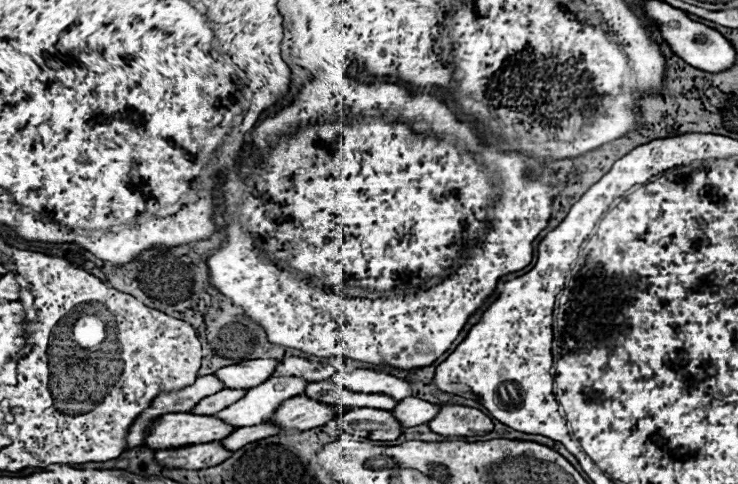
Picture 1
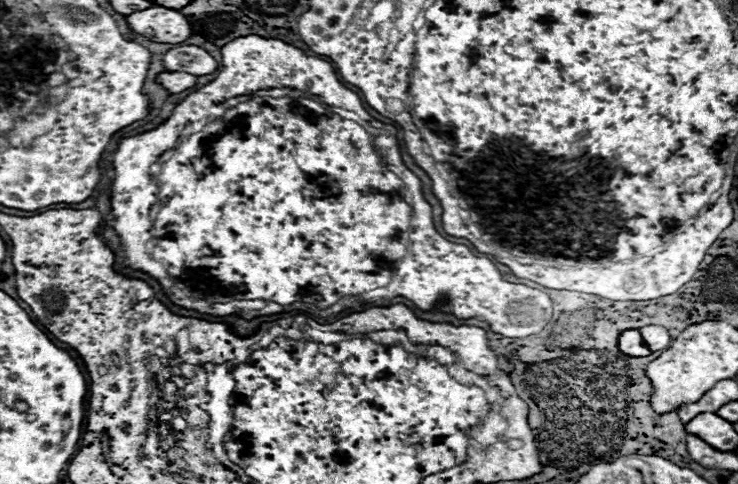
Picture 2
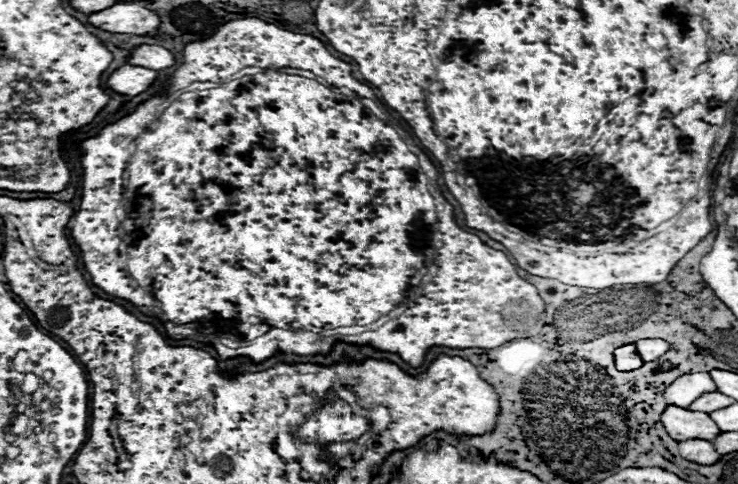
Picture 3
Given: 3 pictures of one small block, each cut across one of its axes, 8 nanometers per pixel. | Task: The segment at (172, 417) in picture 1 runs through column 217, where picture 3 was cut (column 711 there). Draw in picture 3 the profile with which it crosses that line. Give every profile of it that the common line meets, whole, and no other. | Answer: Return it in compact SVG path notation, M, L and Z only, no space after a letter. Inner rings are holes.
M668 406L662 414L662 424L666 432L680 442L682 438L714 440L720 434L720 428L714 424L714 420L708 414L684 410L680 406Z

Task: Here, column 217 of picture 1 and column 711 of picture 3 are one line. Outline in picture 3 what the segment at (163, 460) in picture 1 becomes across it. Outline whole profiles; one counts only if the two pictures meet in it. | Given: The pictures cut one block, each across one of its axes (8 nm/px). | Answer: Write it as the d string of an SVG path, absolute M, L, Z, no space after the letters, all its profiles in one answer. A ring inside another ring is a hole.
M684 440L678 444L680 454L690 460L690 462L706 462L706 466L710 466L710 462L718 462L718 458L722 458L714 444L708 440Z

